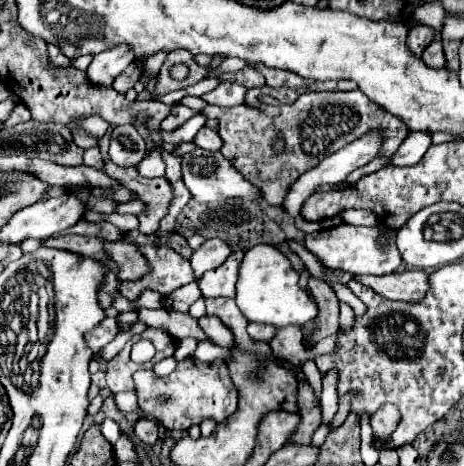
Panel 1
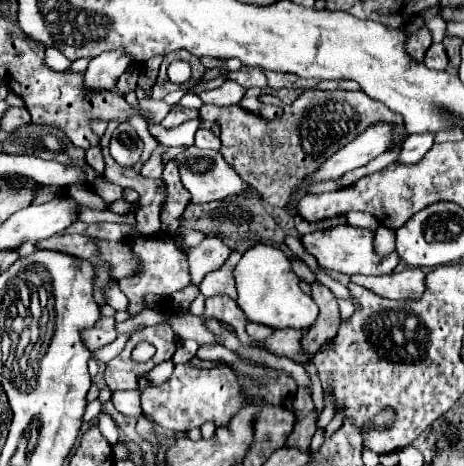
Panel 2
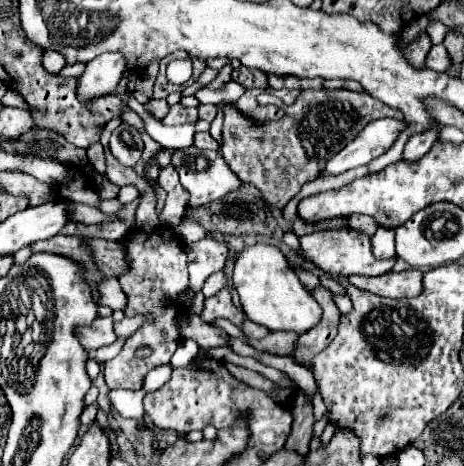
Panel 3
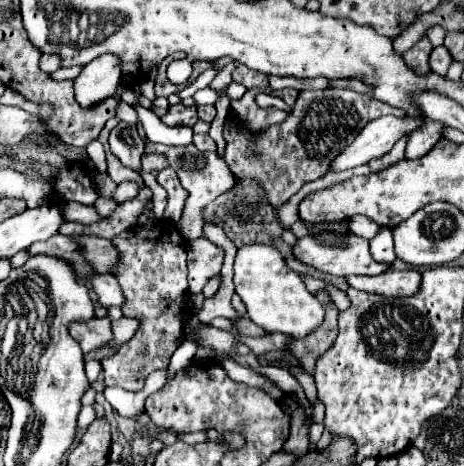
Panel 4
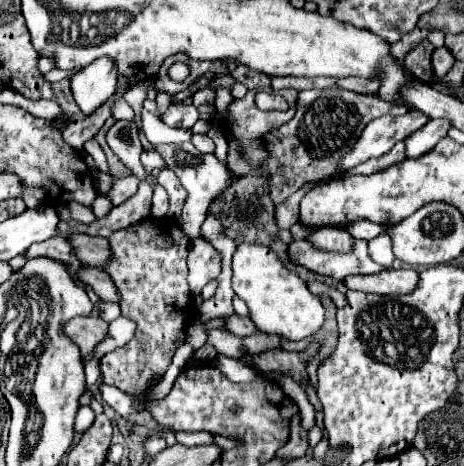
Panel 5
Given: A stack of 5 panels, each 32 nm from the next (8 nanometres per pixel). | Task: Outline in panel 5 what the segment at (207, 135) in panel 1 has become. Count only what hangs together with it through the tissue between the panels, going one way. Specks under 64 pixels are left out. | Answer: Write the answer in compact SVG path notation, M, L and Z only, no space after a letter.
M192 134L192 144L200 152L214 152L214 142L206 134Z

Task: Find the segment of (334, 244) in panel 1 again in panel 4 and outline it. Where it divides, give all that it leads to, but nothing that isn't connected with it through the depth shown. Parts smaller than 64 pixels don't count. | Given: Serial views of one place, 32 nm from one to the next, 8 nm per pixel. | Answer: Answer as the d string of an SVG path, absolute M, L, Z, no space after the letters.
M348 234L344 248L324 246L314 236L306 236L294 244L292 254L302 264L312 266L330 276L344 276L344 278L350 274L376 276L388 270L388 264L380 264L370 256L368 240L354 234Z

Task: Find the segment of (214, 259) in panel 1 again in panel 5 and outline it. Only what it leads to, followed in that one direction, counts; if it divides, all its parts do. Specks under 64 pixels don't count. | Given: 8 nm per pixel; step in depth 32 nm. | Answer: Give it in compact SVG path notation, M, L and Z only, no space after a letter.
M202 238L192 240L190 254L188 254L188 282L192 294L200 294L202 288L220 274L220 254L214 246Z

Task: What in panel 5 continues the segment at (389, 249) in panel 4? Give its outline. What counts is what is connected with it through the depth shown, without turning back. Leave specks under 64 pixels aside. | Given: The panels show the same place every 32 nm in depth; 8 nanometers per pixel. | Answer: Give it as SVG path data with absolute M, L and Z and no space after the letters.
M384 232L378 238L368 242L368 254L372 260L376 260L376 264L382 264L384 268L390 268L394 262L394 254L392 254L392 244L390 244L390 236Z

